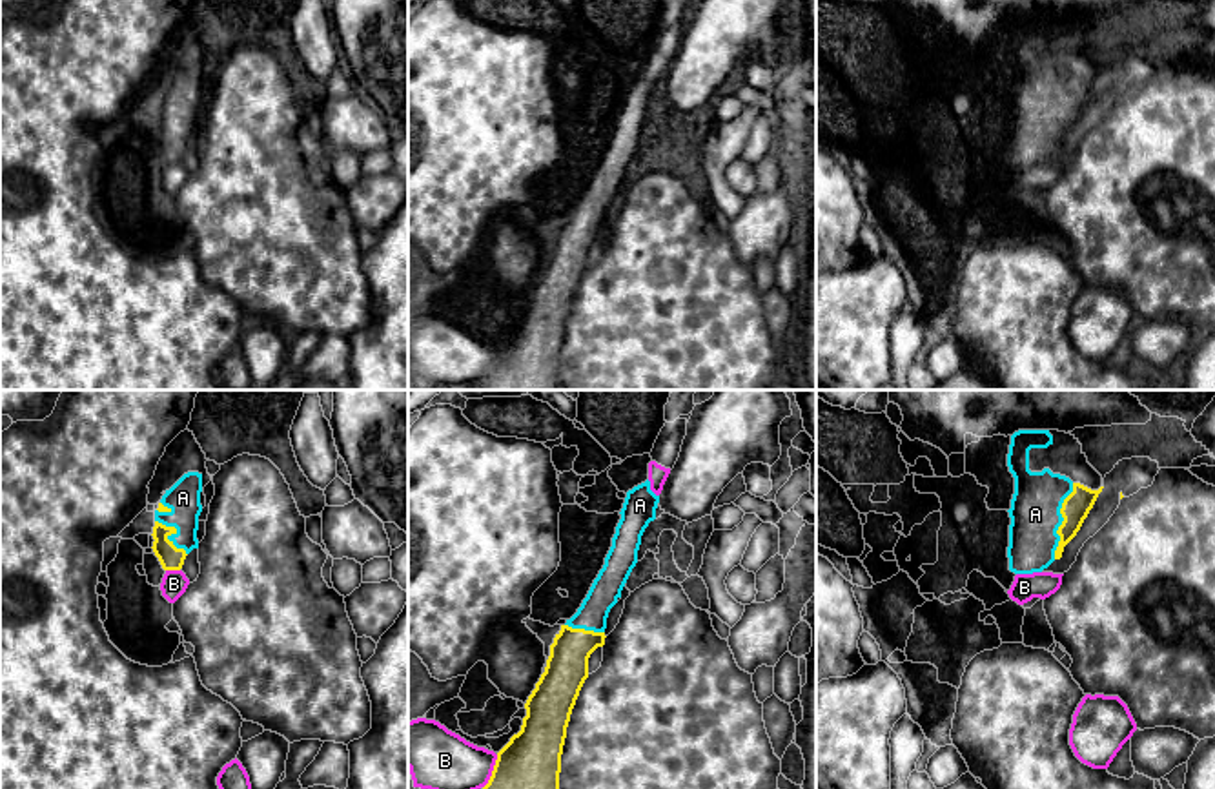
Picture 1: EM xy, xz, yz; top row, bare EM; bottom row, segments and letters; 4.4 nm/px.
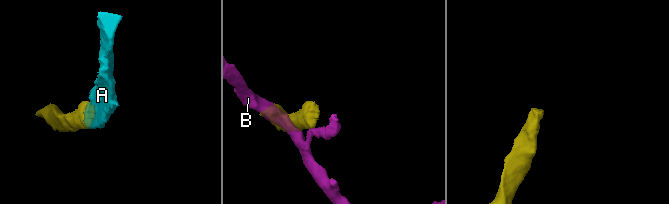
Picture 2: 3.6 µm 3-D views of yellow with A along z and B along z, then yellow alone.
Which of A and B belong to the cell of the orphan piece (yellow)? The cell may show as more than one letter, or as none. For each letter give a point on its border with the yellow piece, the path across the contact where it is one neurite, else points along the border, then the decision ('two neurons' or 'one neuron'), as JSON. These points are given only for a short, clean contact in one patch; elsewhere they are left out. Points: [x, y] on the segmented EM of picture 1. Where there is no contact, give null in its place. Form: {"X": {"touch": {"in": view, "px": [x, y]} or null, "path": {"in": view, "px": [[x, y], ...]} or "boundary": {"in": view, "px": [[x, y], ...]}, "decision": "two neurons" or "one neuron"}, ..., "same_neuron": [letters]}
{"A": {"touch": {"in": "yz", "px": [1062, 522]}, "path": {"in": "yz", "px": [[1077, 505], [1062, 522], [1055, 514], [1035, 514]]}, "decision": "one neuron"}, "B": {"touch": {"in": "xy", "px": [173, 569]}, "decision": "two neurons"}, "same_neuron": ["A"]}

